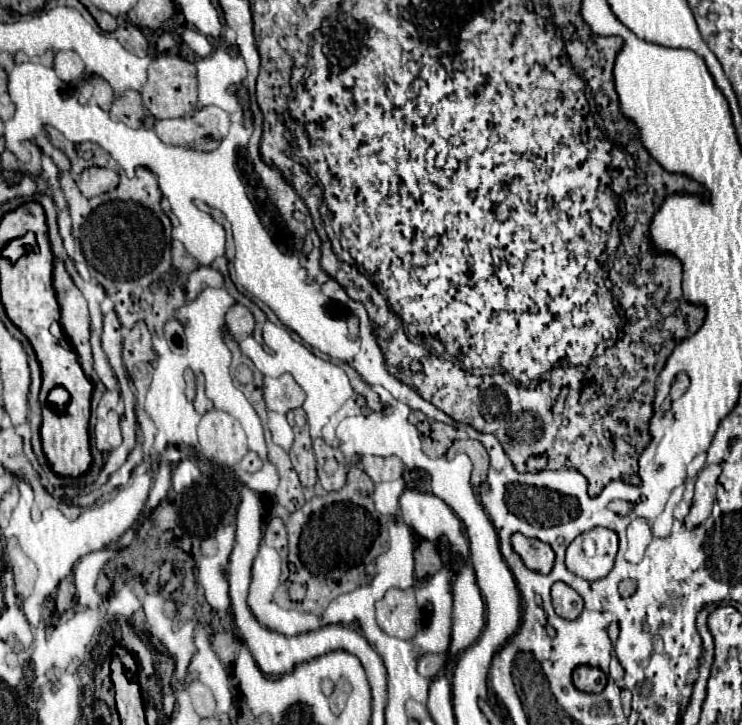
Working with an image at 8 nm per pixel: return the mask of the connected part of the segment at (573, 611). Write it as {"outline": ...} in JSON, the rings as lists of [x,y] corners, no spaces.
{"outline":[[[555,582],[551,588],[553,608],[557,616],[565,620],[575,620],[583,612],[583,598],[565,582]]]}

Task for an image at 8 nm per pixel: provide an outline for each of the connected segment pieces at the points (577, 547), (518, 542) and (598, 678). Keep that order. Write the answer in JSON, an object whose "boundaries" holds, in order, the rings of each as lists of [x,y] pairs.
{"boundaries":[[[[609,528],[583,532],[567,548],[567,568],[585,580],[599,580],[613,568],[617,544],[619,538]]],[[[515,534],[511,538],[513,550],[521,556],[521,560],[525,562],[527,568],[541,572],[541,574],[549,574],[555,562],[555,554],[551,550],[549,544],[535,540],[535,538],[527,538],[523,534]]],[[[579,666],[573,672],[573,684],[577,690],[581,692],[589,692],[589,694],[599,694],[603,692],[605,684],[607,684],[607,676],[599,670],[599,668],[591,668],[591,666]]]]}

